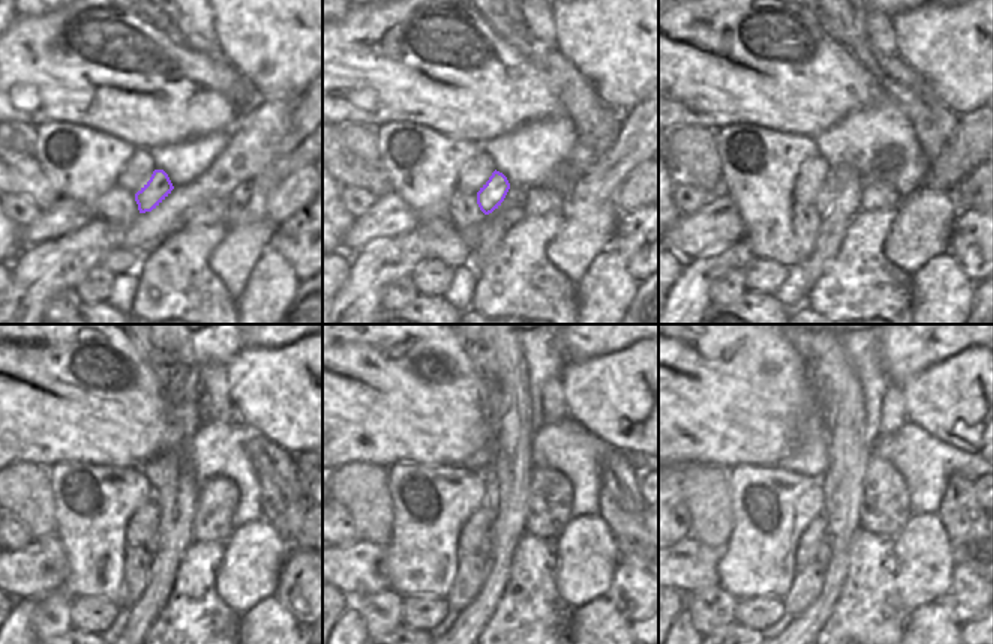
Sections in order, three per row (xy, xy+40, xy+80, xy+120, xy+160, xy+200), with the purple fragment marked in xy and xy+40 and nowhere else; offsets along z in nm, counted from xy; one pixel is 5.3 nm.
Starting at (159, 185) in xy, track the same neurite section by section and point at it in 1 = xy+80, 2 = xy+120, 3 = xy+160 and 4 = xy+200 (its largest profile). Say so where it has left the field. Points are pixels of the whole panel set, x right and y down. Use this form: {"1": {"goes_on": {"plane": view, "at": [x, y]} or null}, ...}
{"1": {"goes_on": {"plane": "xy+80", "at": [825, 197]}}, "2": {"goes_on": {"plane": "xy+120", "at": [153, 541]}}, "3": {"goes_on": {"plane": "xy+160", "at": [488, 544]}}, "4": {"goes_on": {"plane": "xy+200", "at": [824, 554]}}}

